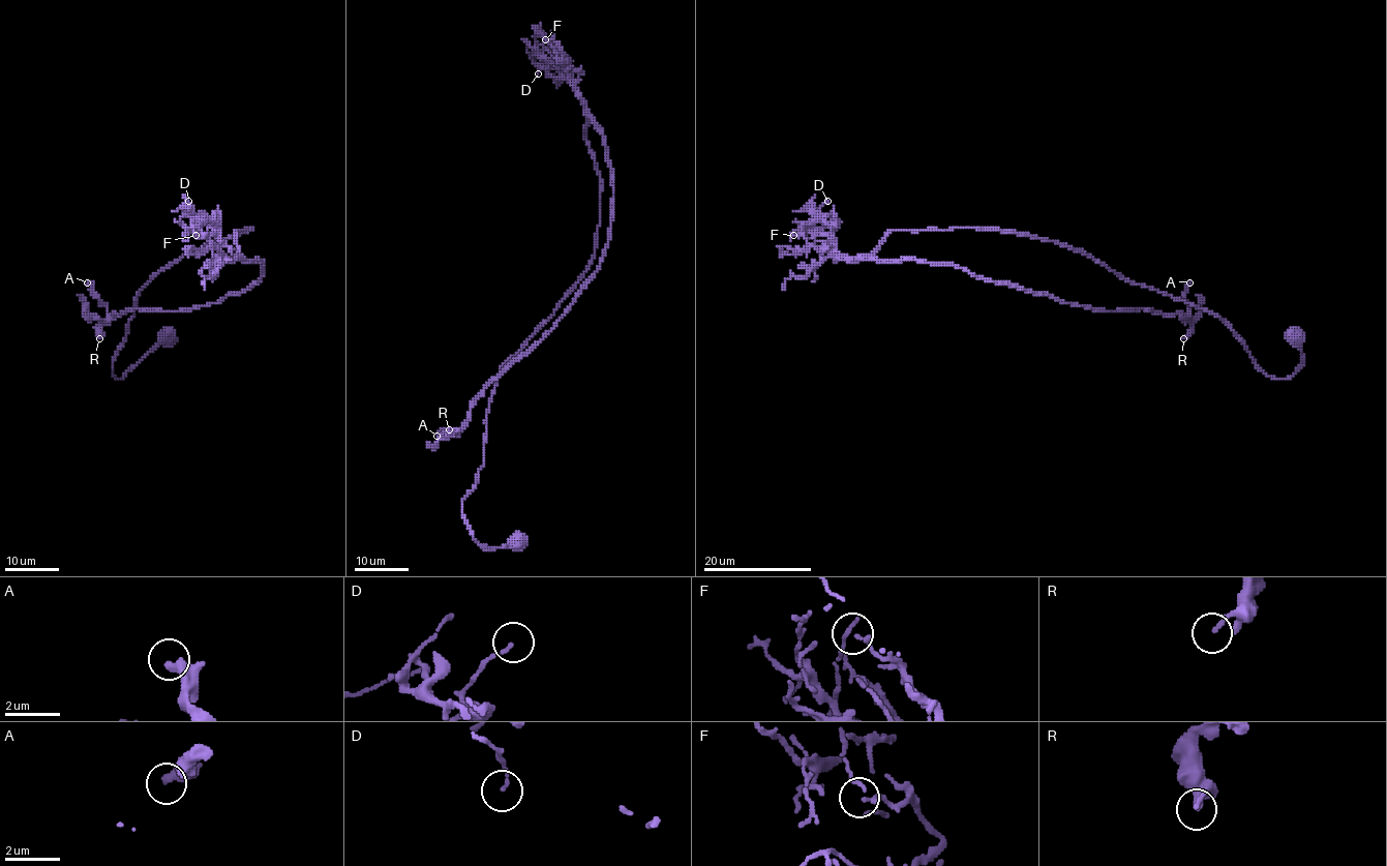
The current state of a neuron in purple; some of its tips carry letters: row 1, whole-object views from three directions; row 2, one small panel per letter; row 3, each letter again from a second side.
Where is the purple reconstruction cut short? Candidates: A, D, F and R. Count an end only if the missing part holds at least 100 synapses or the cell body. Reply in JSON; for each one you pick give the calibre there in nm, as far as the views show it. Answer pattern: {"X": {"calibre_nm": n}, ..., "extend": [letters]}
{"extend": []}

